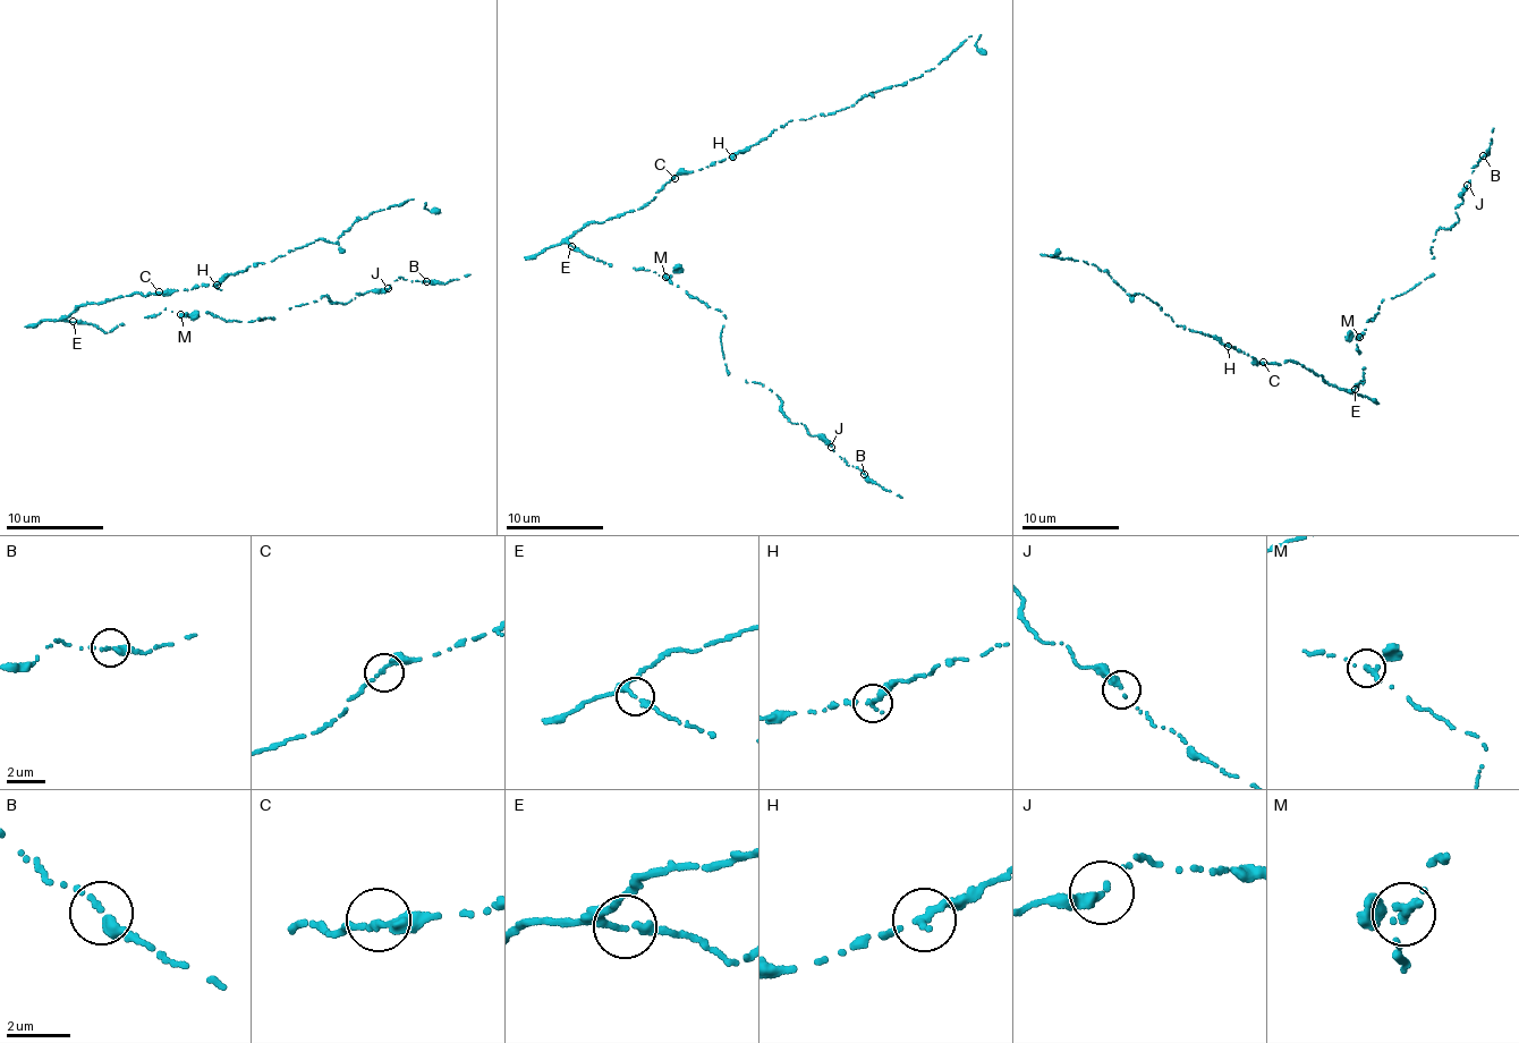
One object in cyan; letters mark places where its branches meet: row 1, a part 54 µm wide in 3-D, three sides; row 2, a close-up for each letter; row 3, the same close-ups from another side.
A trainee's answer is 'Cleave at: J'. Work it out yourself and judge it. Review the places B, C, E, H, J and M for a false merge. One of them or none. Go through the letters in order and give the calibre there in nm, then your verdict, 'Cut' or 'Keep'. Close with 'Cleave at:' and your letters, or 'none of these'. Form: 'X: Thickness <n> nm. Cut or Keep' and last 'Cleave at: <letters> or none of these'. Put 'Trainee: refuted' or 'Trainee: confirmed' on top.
Trainee: refuted
B: Thickness 240 nm. Keep
C: Thickness 200 nm. Keep
E: Thickness 240 nm. Keep
H: Thickness 240 nm. Keep
J: Thickness 380 nm. Keep
M: Thickness 260 nm. Keep
Cleave at: none of these

